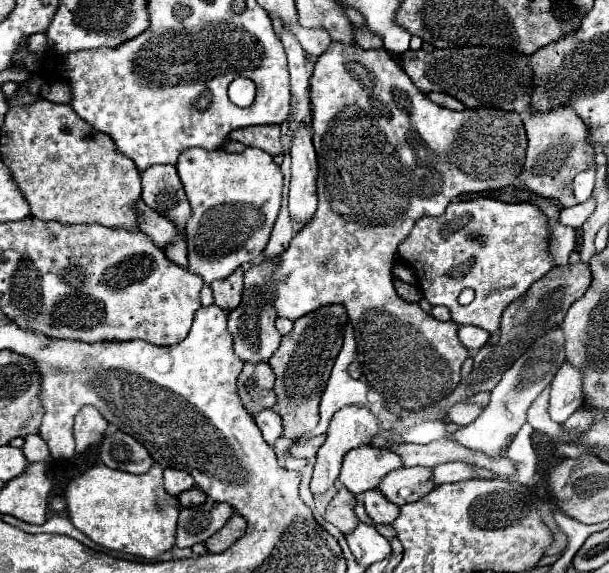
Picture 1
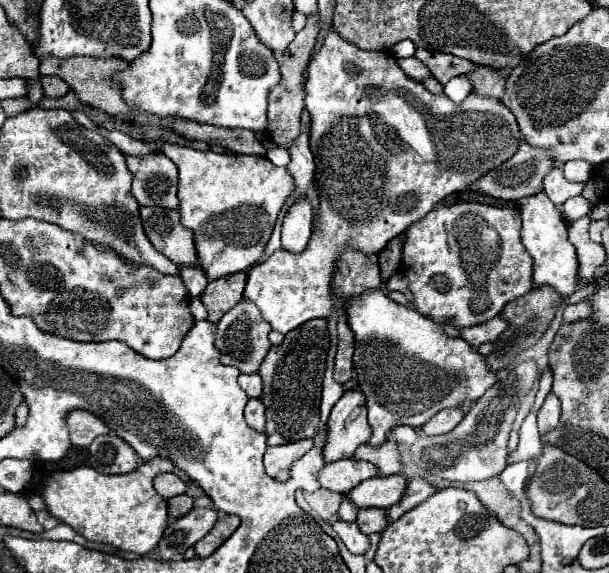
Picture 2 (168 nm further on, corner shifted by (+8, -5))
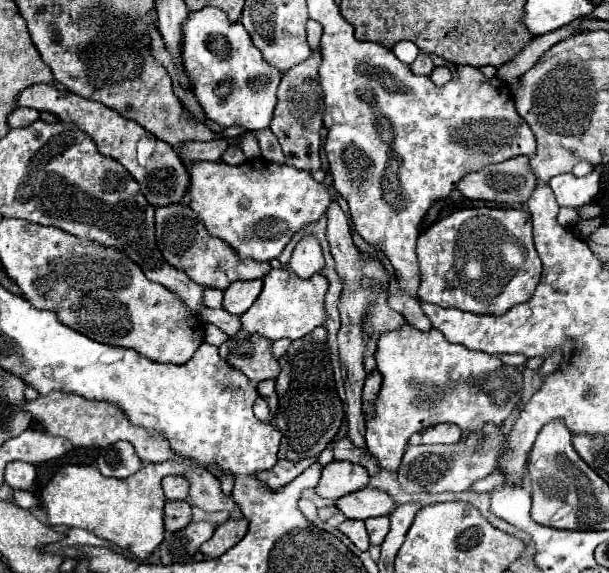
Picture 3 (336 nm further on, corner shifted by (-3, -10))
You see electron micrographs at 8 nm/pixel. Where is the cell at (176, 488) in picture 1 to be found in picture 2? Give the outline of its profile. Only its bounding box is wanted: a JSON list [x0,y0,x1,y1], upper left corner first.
[153,473,187,499]

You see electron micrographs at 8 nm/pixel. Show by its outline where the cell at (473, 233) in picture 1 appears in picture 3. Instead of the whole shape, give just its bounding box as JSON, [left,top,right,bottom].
[416,208,542,316]

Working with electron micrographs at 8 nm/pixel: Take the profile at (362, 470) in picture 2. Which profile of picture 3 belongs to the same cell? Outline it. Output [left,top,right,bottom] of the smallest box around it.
[316,460,370,500]

